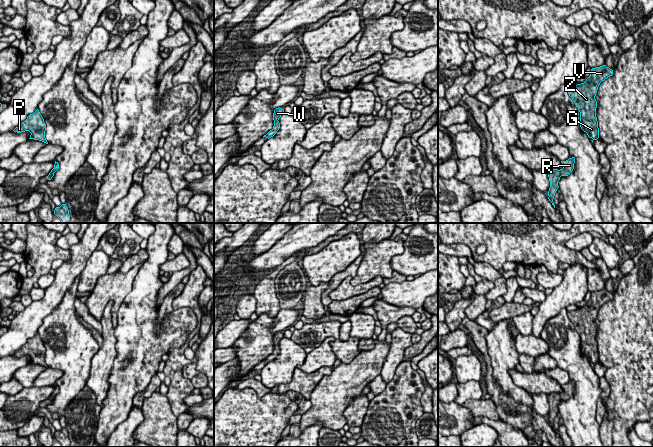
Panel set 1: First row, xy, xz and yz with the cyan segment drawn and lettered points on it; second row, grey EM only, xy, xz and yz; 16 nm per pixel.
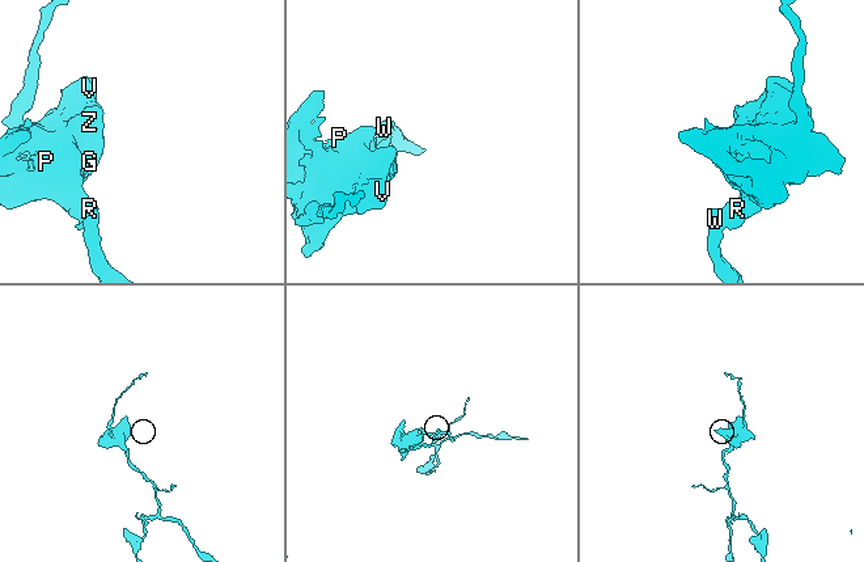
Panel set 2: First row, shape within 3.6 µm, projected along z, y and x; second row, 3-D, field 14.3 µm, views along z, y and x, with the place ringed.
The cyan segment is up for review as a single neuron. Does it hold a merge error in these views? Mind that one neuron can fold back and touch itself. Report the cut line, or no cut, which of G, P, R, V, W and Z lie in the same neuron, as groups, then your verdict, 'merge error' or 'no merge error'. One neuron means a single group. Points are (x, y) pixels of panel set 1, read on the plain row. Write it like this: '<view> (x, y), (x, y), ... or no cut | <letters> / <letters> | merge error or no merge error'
no cut | G P R V W Z | no merge error

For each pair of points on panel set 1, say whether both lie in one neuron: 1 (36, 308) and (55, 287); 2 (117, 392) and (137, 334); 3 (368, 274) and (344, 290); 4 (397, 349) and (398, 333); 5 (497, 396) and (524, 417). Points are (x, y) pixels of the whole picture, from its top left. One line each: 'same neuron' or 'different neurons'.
1: same neuron
2: same neuron
3: different neurons
4: same neuron
5: same neuron

